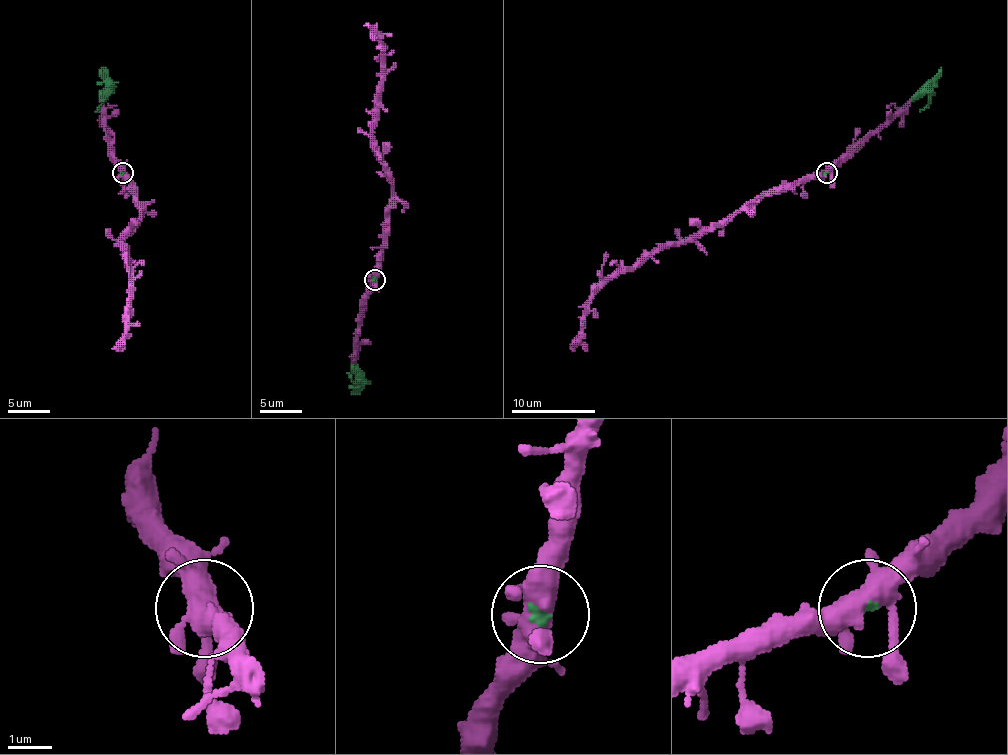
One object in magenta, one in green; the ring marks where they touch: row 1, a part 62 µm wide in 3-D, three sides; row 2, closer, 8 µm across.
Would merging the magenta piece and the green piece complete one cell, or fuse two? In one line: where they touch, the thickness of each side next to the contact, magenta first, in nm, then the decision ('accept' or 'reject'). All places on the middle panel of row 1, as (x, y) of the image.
place (375, 279); calibres 440 and 110 nm; accept

